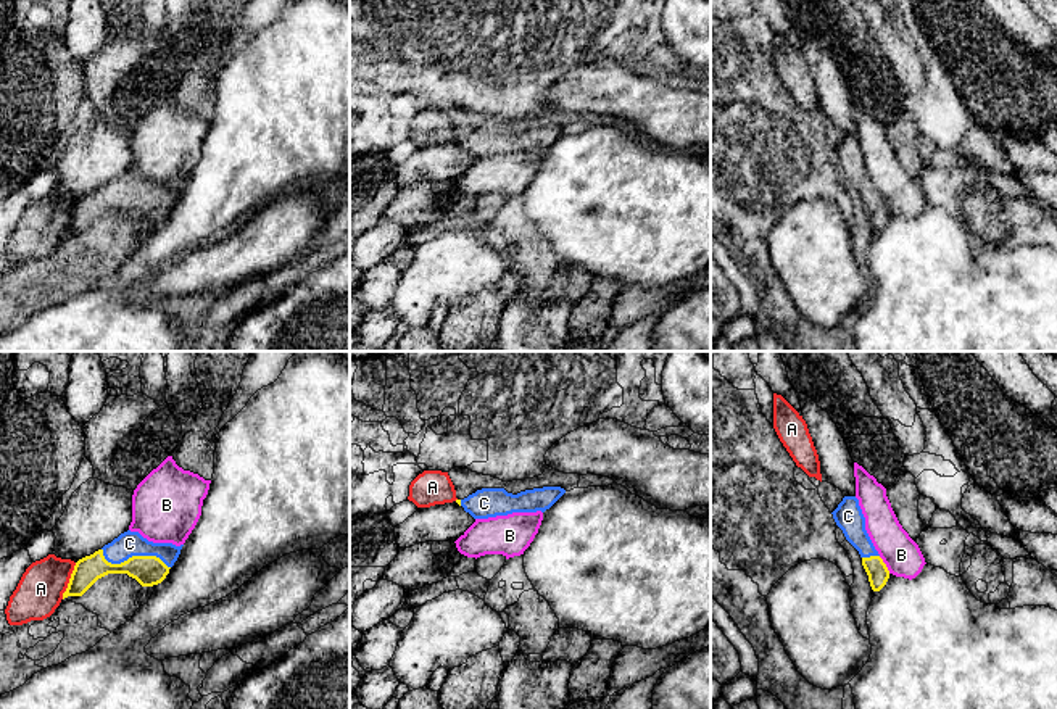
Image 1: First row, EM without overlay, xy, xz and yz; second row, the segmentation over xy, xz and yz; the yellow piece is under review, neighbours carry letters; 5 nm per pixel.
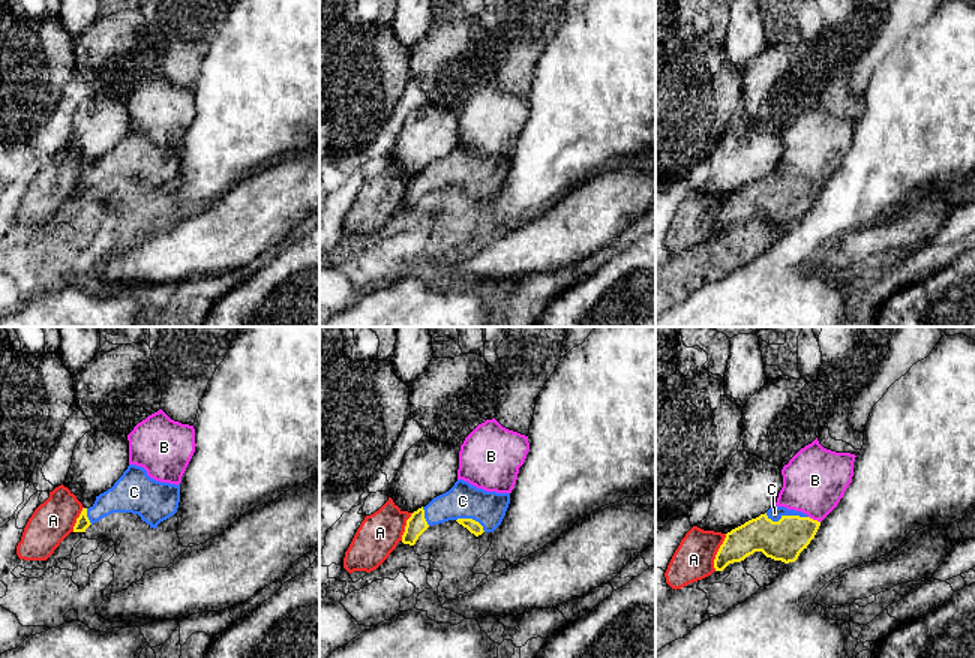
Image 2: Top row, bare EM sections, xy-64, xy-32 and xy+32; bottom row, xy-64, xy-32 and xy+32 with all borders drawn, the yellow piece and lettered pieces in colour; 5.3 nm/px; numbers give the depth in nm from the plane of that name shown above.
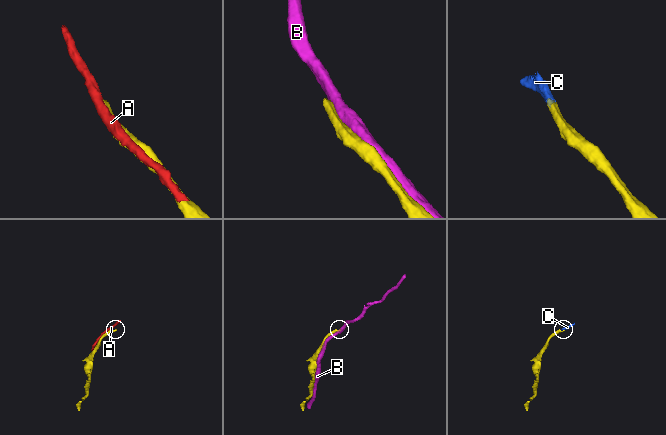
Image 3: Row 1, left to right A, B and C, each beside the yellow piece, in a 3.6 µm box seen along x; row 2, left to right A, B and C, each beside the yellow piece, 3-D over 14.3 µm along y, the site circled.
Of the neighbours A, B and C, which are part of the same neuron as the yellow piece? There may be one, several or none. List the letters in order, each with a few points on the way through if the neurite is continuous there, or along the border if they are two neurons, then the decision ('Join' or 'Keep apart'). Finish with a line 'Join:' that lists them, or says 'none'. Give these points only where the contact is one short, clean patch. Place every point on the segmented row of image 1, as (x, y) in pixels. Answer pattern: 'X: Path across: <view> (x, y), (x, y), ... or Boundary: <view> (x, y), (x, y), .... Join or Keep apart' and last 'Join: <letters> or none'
A: Keep apart
B: Keep apart
C: Path across: xy (149, 571), (132, 556), (129, 543). Join
Join: C

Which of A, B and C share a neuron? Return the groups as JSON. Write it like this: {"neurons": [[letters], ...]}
{"neurons": [["A"], ["B"], ["C"]]}

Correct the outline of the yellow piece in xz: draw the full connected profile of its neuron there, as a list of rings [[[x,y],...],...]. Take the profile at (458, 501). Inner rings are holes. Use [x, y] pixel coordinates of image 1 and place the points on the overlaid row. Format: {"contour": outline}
{"contour": [[[561,487],[525,490],[517,495],[504,488],[482,488],[464,500],[456,500],[474,519],[508,516],[512,512],[545,512],[566,493]]]}

